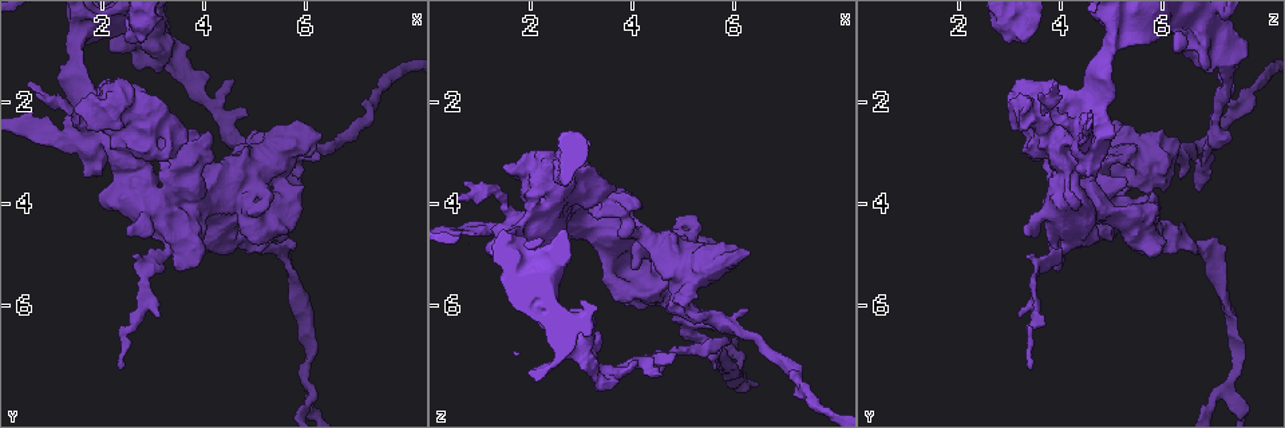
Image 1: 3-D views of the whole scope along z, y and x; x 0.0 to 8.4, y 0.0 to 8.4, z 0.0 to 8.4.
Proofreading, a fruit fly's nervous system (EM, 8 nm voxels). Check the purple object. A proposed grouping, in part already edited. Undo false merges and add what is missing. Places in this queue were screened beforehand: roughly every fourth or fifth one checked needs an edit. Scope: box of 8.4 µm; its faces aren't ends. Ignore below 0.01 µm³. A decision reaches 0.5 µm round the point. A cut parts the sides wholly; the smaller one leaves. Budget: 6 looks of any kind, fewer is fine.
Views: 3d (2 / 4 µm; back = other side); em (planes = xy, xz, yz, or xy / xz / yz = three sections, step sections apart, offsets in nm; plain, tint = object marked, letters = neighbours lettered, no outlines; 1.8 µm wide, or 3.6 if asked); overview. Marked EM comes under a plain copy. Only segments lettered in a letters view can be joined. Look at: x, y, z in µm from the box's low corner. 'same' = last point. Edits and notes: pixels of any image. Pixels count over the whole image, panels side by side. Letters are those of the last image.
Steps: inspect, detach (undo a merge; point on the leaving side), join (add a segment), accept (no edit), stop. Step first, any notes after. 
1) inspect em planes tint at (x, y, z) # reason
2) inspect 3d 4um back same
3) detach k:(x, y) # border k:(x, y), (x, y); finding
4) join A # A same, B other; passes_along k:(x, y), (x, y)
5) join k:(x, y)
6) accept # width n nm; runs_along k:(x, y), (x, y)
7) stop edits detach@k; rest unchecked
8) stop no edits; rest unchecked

inspect em xz step 4 tint at (3.65, 3.00, 3.95) # sudden change in width

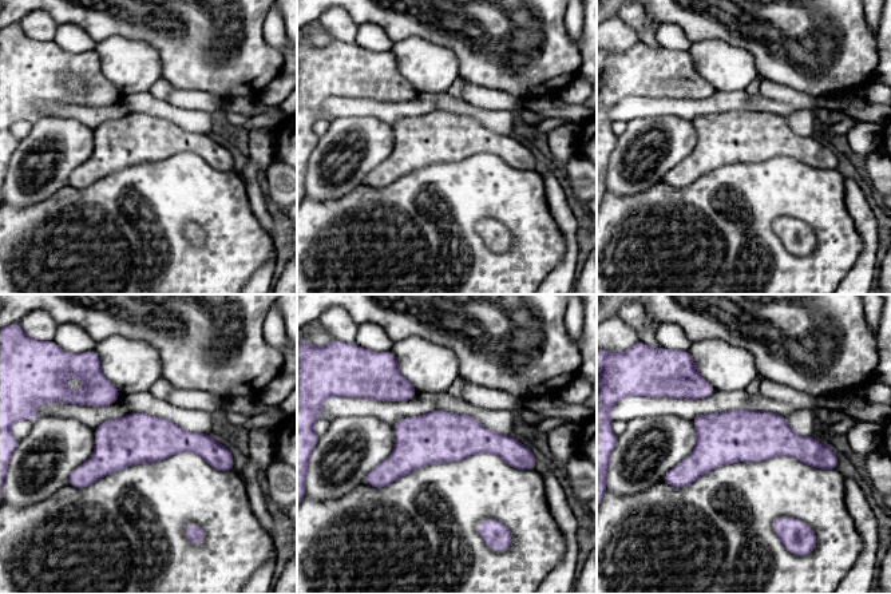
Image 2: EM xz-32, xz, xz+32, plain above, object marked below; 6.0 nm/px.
inspect em planes letters same

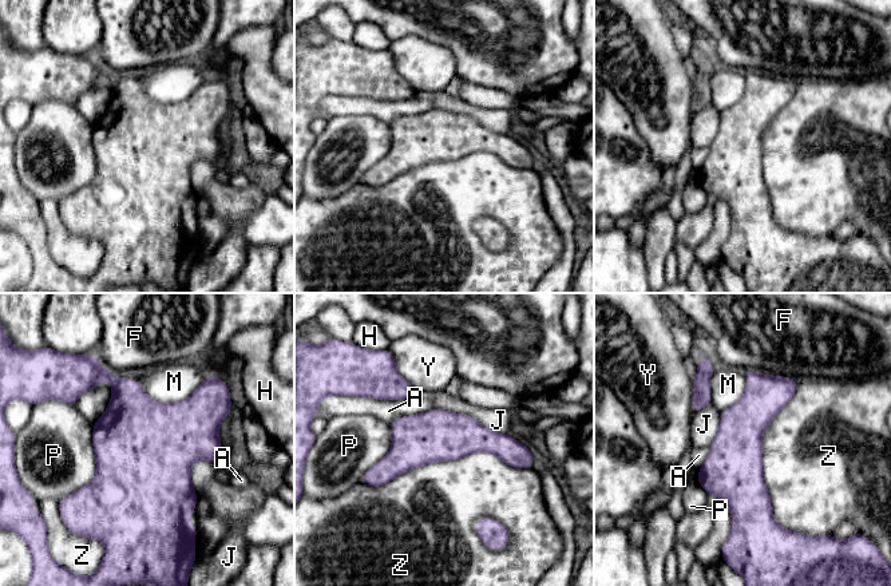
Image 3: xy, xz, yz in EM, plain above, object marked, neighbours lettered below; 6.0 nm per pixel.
accept # width 320 nm; longest_contact Z 1000 nm; A other, F other, H other, J other, M other, P other, Y other, Z other; all the same neuron

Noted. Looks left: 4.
inspect 3d 2um at (3.00, 5.20, 3.80) # a fork

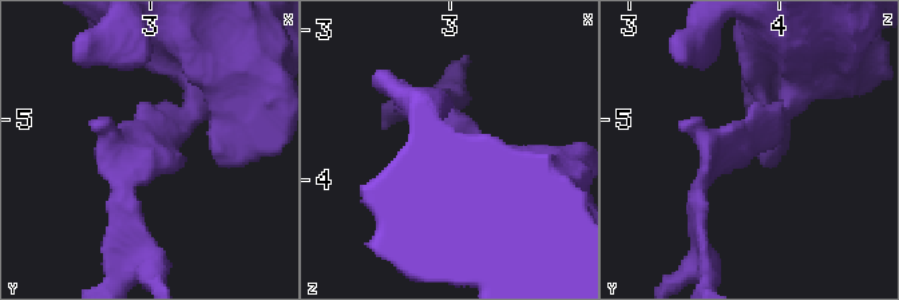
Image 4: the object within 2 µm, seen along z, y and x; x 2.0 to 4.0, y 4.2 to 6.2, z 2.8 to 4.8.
inspect em planes letters at (3.04, 5.20, 3.78) # shape alone is not enough

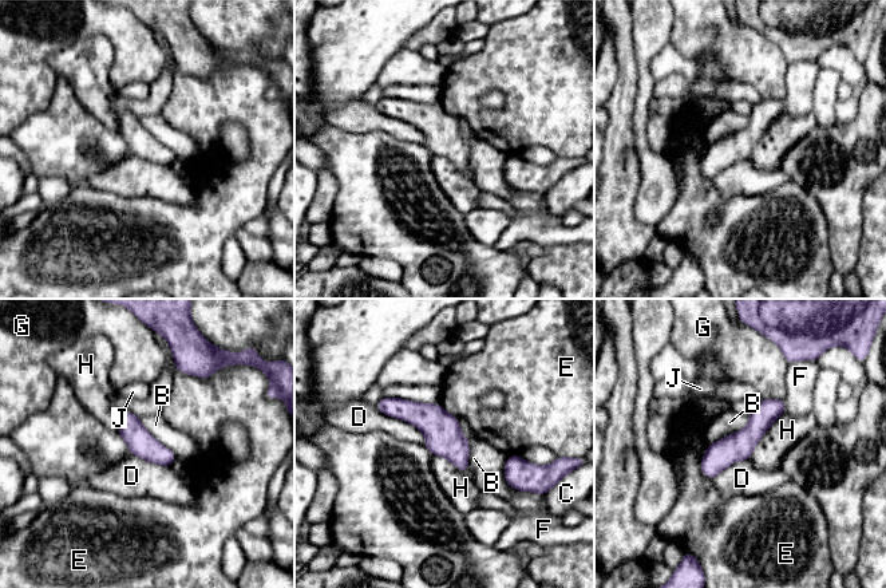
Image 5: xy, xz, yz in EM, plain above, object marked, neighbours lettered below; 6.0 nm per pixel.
accept # B other, C other, D other, E other, F other, G other, H other, J other; runs_along 5:(380, 405), (418, 414), (463, 468); all the same neuron

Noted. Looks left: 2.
stop no edits; rest unchecked

